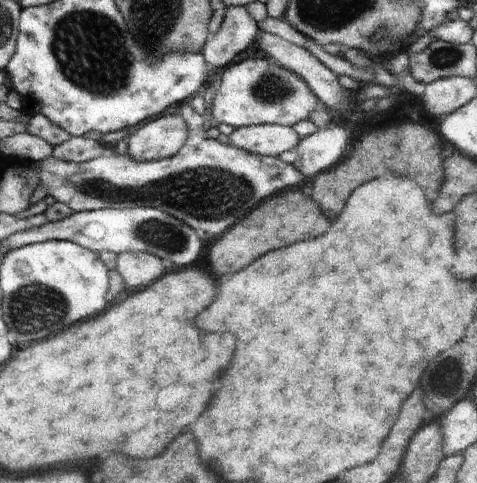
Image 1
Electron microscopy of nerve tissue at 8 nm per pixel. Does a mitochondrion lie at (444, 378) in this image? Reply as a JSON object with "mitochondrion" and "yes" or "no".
{"mitochondrion":"yes"}

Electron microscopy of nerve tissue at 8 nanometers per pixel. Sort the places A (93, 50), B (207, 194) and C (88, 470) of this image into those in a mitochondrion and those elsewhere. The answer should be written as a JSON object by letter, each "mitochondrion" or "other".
{"A":"mitochondrion","B":"mitochondrion","C":"other"}

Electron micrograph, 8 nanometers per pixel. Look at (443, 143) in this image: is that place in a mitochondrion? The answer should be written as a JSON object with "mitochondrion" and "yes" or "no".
{"mitochondrion":"no"}

